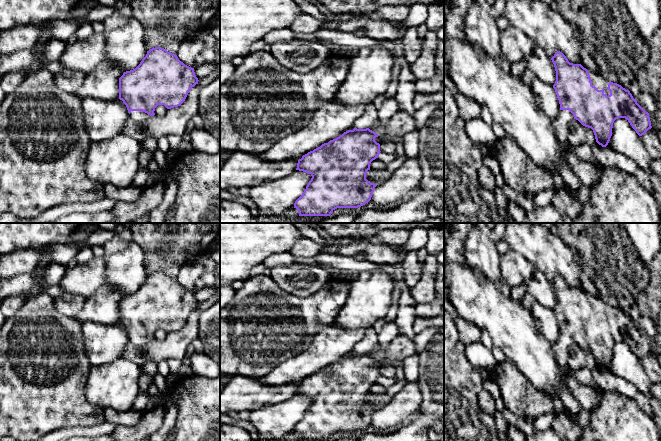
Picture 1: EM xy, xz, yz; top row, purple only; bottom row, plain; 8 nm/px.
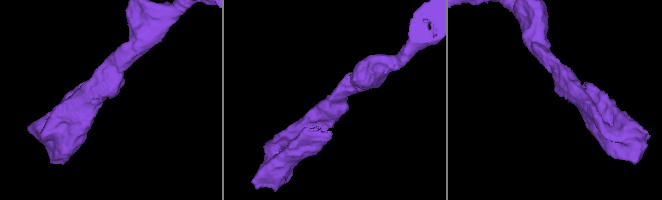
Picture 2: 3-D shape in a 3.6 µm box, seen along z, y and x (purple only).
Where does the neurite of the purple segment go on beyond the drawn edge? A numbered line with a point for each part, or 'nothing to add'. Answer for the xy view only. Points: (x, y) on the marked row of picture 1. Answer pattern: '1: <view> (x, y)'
1: xy (138, 116)

